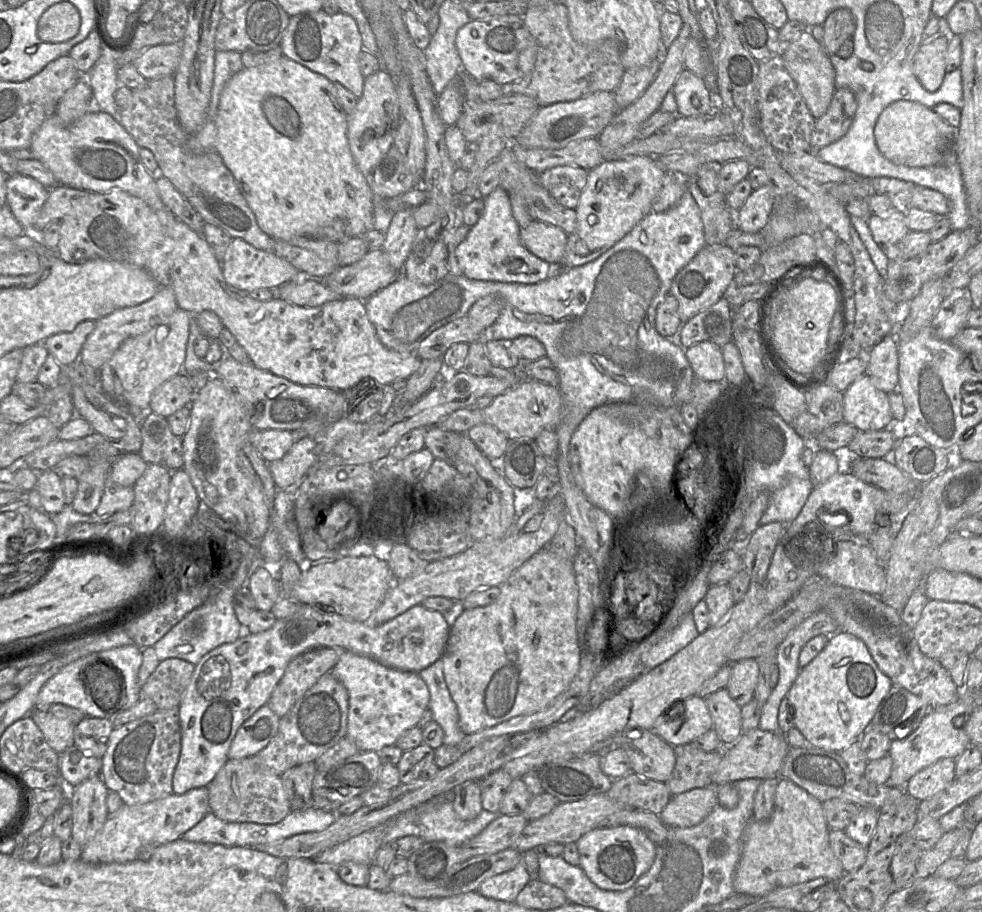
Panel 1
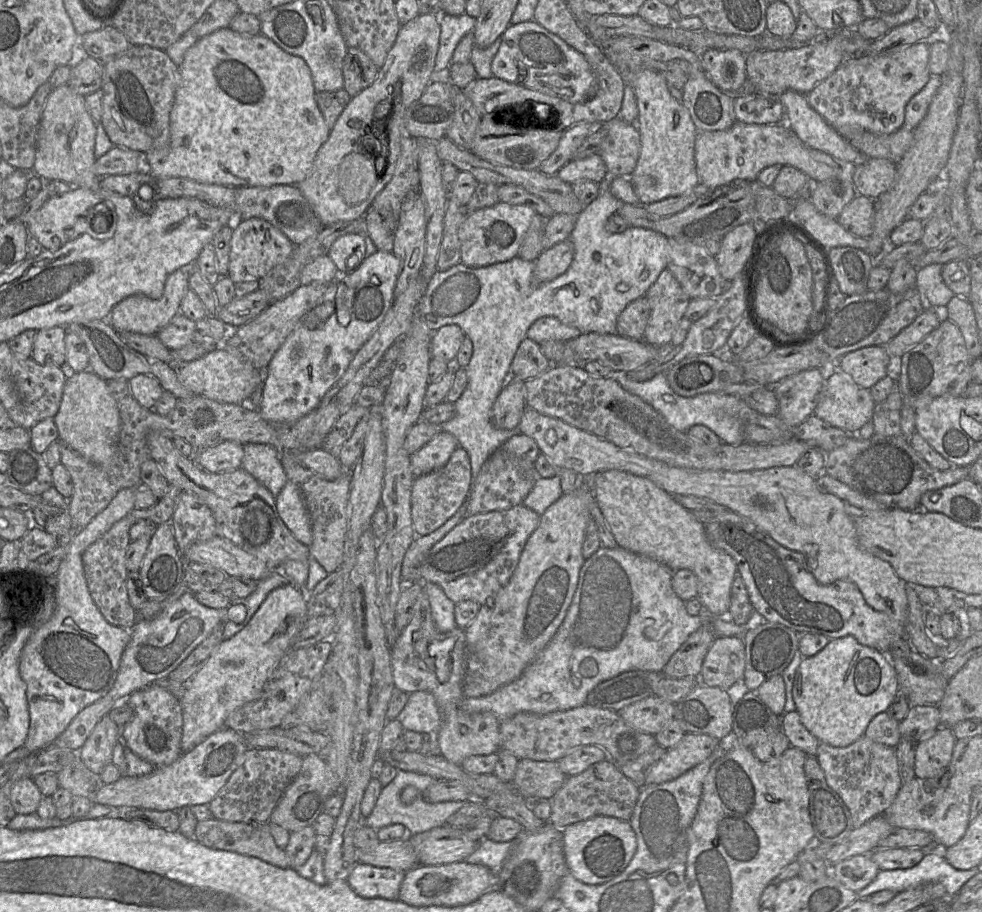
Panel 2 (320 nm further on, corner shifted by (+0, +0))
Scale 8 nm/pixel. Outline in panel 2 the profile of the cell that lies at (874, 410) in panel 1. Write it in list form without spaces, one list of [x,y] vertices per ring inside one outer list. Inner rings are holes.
[[[841,370],[824,381],[814,415],[850,435],[870,420],[876,403],[869,389],[859,387]]]

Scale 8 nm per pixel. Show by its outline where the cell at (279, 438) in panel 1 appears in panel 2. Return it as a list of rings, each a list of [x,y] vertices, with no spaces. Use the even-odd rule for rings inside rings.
[[[222,441],[214,446],[197,450],[195,463],[212,473],[232,471],[242,467],[243,445],[235,441]]]

